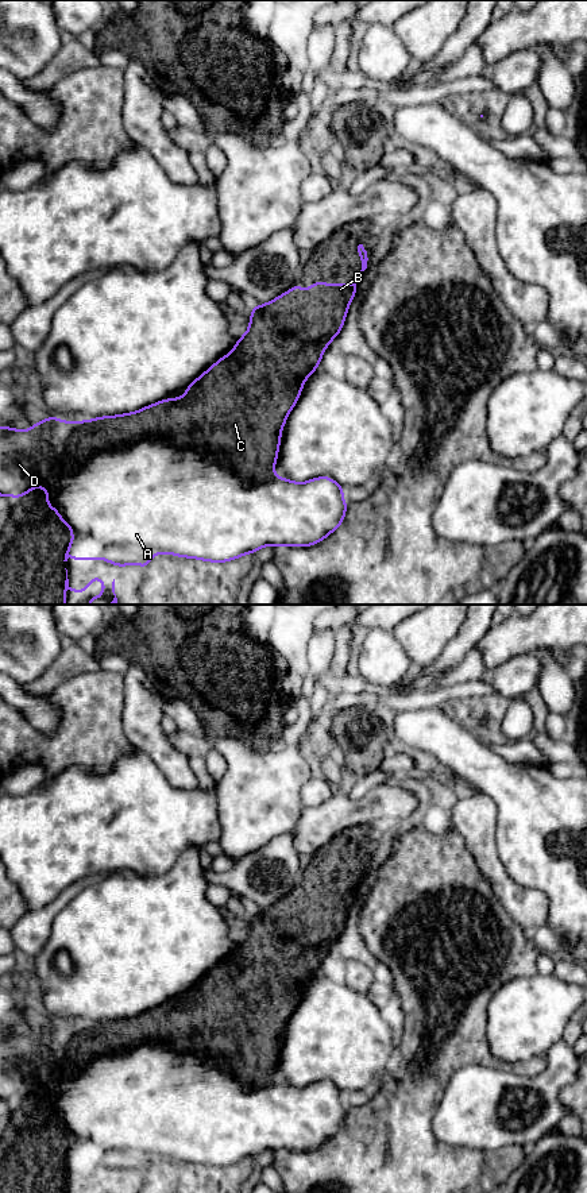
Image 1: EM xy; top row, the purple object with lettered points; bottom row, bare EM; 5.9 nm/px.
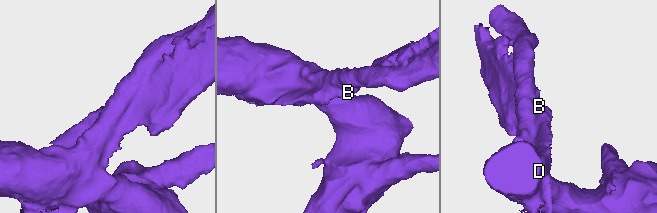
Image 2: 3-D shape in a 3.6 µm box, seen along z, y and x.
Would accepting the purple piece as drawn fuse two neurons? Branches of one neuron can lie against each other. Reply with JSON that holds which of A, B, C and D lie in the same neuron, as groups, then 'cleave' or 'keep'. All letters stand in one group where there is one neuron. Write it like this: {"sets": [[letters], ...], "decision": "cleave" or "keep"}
{"sets": [["A", "D"], ["B", "C"]], "decision": "cleave"}

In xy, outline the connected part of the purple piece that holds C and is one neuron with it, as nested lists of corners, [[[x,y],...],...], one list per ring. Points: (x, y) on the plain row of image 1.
[[[358,850],[362,875],[354,888],[324,888],[321,884],[309,895],[294,889],[275,904],[251,914],[246,939],[237,943],[235,953],[219,964],[185,993],[186,1000],[162,1004],[138,1016],[120,1020],[105,1020],[73,1027],[66,1036],[66,1050],[61,1059],[61,1073],[70,1074],[81,1069],[92,1057],[108,1051],[123,1051],[136,1047],[140,1042],[170,1042],[179,1051],[196,1051],[202,1055],[220,1055],[227,1061],[227,1070],[244,1088],[262,1088],[274,1080],[274,1070],[281,1049],[281,1036],[290,1015],[297,1008],[304,987],[320,972],[321,961],[329,947],[340,938],[351,904],[356,899],[356,887],[367,873],[367,856]]]

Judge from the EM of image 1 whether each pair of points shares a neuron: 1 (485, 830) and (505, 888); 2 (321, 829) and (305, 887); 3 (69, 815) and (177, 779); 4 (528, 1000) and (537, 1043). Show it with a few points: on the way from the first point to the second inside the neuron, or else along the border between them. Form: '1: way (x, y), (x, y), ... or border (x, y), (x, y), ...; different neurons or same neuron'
1: way (485, 845), (486, 858), (495, 873); same neuron
2: border (336, 836), (313, 857); different neurons
3: border (150, 756), (173, 786), (199, 786); different neurons
4: way (528, 1011), (530, 1033); same neuron

